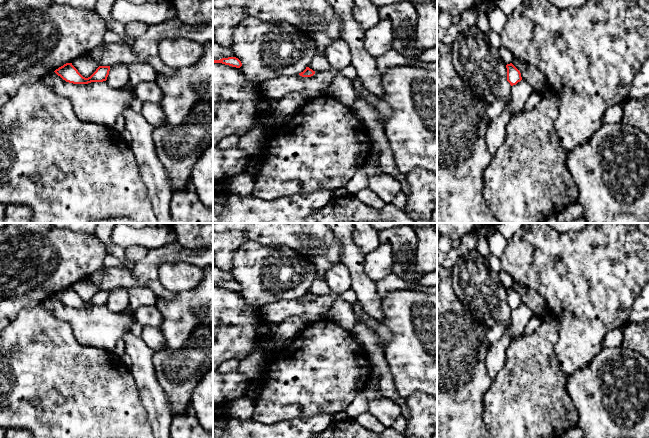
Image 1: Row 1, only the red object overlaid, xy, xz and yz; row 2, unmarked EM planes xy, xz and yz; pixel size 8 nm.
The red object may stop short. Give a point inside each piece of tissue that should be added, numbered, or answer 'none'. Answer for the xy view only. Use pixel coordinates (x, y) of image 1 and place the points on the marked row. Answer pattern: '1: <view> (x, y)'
none

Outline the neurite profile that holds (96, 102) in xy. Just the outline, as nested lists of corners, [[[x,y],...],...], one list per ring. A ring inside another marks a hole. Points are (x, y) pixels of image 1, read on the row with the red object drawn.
[[[55,72],[46,74],[40,81],[58,95],[68,98],[80,120],[106,127],[114,127],[117,117],[132,105],[136,96],[133,89],[114,89],[106,81],[69,83]]]

